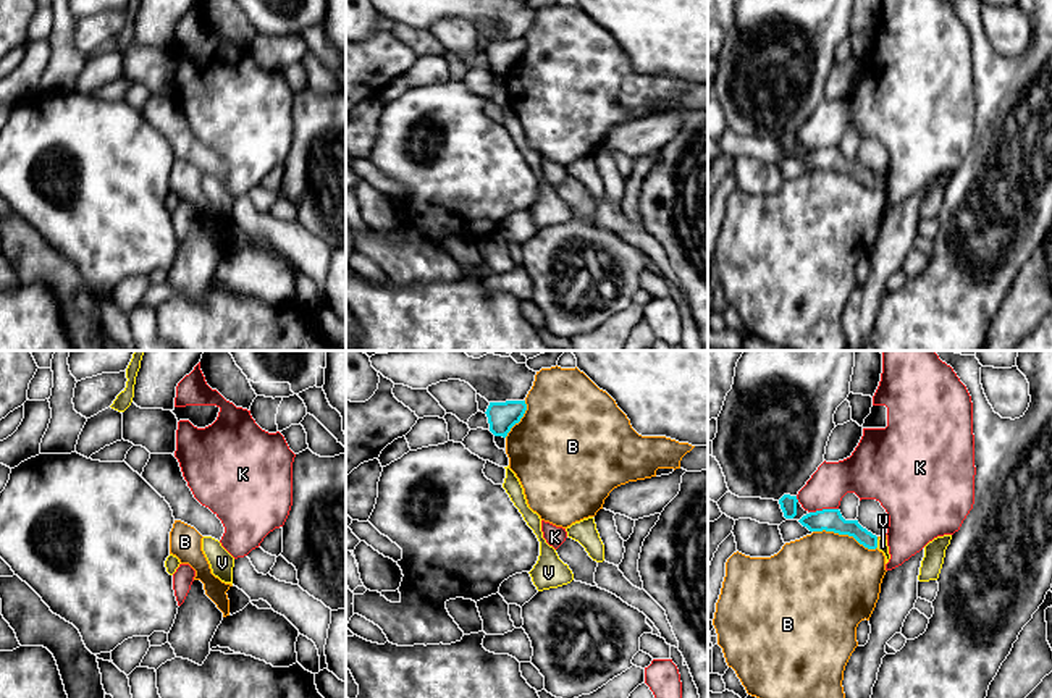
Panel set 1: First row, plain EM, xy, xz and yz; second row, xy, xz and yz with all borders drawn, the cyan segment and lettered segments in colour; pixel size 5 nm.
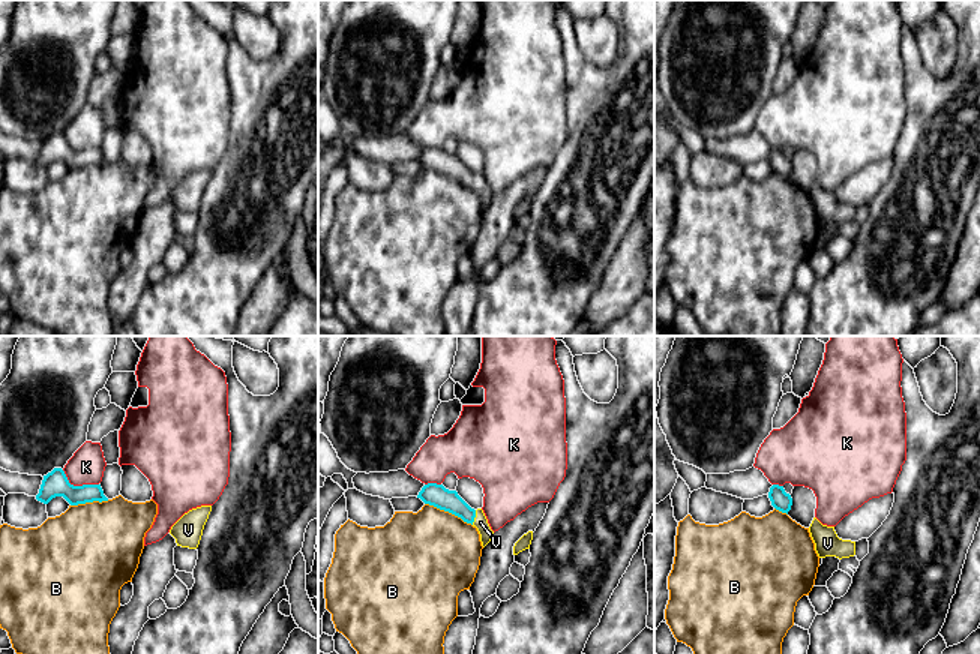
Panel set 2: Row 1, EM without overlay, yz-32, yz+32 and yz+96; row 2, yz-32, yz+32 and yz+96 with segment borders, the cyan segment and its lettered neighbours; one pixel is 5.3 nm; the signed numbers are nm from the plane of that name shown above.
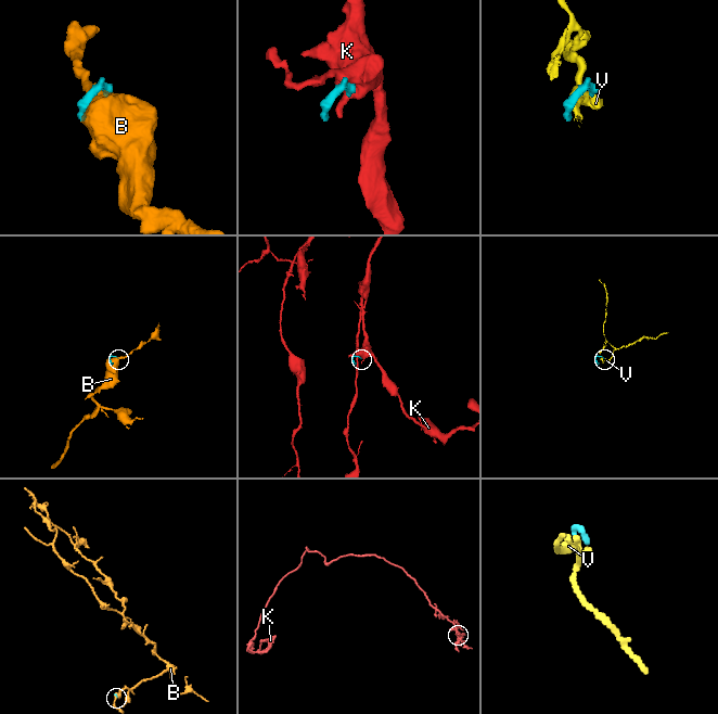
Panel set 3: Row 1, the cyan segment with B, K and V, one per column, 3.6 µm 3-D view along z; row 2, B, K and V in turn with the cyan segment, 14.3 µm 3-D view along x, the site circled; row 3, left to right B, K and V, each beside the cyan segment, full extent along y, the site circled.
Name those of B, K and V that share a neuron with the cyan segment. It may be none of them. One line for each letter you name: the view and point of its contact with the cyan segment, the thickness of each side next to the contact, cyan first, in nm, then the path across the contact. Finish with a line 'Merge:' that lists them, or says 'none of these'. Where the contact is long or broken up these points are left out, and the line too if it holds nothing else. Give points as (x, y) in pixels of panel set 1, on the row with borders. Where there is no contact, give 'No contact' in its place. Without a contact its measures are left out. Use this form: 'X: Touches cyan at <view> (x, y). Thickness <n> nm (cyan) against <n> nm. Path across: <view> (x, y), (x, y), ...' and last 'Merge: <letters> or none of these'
V: Touches cyan at yz (876, 543). Thickness 110 nm (cyan) against 50 nm. Path across: yz (833, 521), (876, 543), (883, 546)
Merge: V

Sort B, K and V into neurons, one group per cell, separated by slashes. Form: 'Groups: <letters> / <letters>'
Groups: B / K / V

